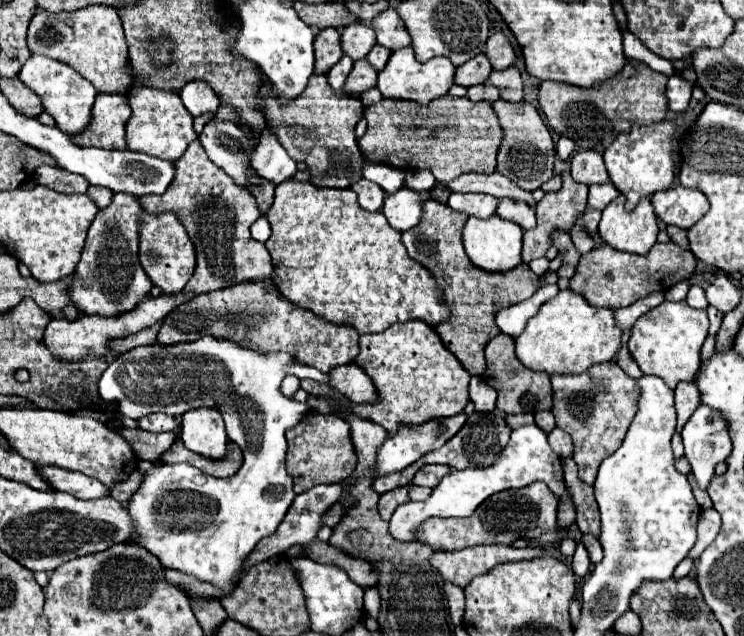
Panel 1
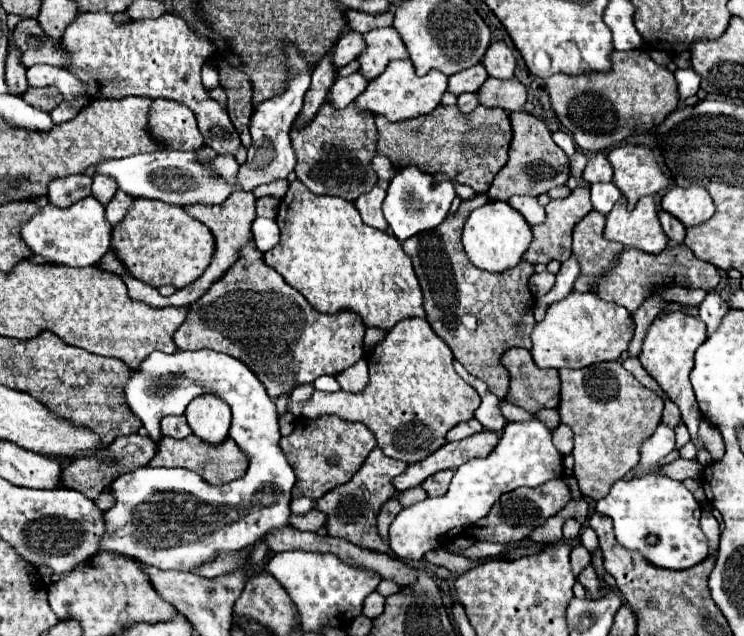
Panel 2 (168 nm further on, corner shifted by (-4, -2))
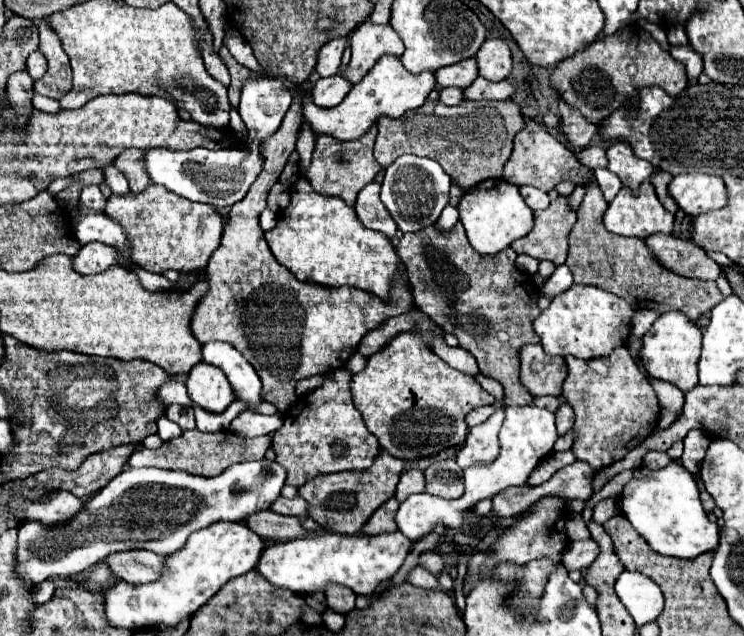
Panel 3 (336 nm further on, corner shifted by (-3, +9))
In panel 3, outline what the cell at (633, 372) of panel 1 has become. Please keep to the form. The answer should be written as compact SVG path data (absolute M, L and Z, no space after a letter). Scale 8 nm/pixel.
M651 235L645 239L647 249L665 269L695 279L717 279L721 267L707 257L707 251L693 241L673 235Z

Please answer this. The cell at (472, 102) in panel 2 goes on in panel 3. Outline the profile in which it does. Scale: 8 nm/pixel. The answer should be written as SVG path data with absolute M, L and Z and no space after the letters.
M447 87L447 89L441 89L439 101L443 101L445 105L459 105L459 103L463 101L463 89L459 89L459 87Z

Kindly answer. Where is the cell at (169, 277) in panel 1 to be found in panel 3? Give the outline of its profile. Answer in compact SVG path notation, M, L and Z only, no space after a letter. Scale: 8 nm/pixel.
M149 185L141 193L123 197L111 195L105 205L105 215L119 221L127 233L133 263L151 273L165 273L169 269L189 273L205 269L213 251L219 247L223 233L223 217L215 207L187 201L159 185Z

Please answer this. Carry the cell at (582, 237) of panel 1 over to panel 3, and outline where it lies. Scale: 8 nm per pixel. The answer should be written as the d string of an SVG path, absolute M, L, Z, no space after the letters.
M591 177L585 185L585 197L577 211L577 223L569 233L569 253L565 265L571 269L575 283L595 285L609 293L615 293L623 297L627 303L631 303L633 309L647 307L659 313L679 309L693 321L697 321L703 313L711 311L723 299L715 281L687 279L663 269L651 257L643 239L631 239L617 233L609 233L601 221L605 209L607 201L603 199L603 193L595 177Z

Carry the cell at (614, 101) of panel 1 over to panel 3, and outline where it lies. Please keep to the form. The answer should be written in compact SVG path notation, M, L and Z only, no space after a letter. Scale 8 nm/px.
M629 25L611 37L597 39L589 49L561 61L551 73L551 87L559 93L559 97L567 105L575 107L593 125L605 121L619 107L635 109L639 105L639 91L653 85L675 97L685 89L687 75L683 65L663 51L659 43L639 25Z

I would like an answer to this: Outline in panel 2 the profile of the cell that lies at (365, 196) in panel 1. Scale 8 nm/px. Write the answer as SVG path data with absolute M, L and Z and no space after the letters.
M374 186L368 194L360 196L360 198L354 202L354 206L356 206L356 210L360 212L364 224L368 224L368 226L372 226L372 228L376 228L376 230L382 230L382 232L388 230L388 222L386 222L384 216L382 216L384 196L386 196L386 192L384 192L382 188Z

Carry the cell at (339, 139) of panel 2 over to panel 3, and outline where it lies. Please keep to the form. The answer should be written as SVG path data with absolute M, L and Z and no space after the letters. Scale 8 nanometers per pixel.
M373 123L365 135L355 141L339 141L331 135L319 135L315 139L315 151L311 157L311 165L303 167L303 175L309 179L313 189L323 195L343 197L349 205L355 203L357 193L375 179L381 171L381 165L373 157L373 143L377 137L377 125Z

